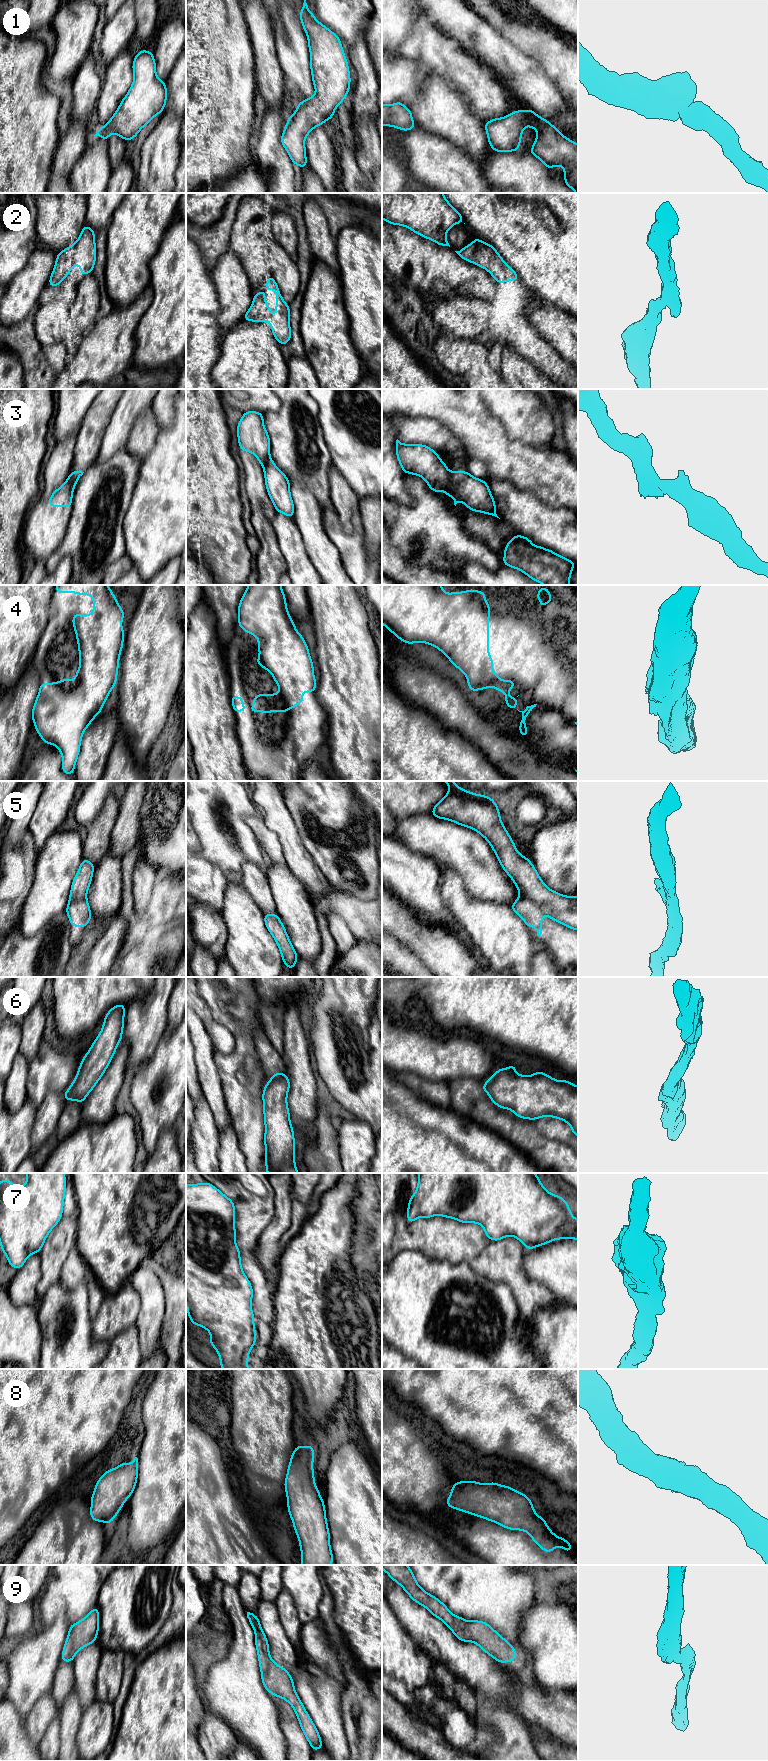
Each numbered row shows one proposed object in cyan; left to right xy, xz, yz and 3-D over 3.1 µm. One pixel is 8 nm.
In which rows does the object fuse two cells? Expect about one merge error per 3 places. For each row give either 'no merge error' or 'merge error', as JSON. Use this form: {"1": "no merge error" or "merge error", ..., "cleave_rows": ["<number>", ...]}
{"1": "no merge error", "2": "no merge error", "3": "merge error", "4": "no merge error", "5": "no merge error", "6": "no merge error", "7": "no merge error", "8": "no merge error", "9": "no merge error", "cleave_rows": ["3"]}

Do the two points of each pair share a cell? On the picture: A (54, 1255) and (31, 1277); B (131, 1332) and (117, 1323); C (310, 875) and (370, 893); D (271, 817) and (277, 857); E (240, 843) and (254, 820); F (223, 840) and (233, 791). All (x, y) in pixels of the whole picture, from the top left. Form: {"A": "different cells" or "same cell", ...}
{"A": "different cells", "B": "different cells", "C": "different cells", "D": "different cells", "E": "different cells", "F": "same cell"}

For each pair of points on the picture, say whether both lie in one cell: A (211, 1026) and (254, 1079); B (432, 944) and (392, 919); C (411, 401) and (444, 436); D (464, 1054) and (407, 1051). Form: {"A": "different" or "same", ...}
{"A": "different", "B": "same", "C": "different", "D": "same"}

